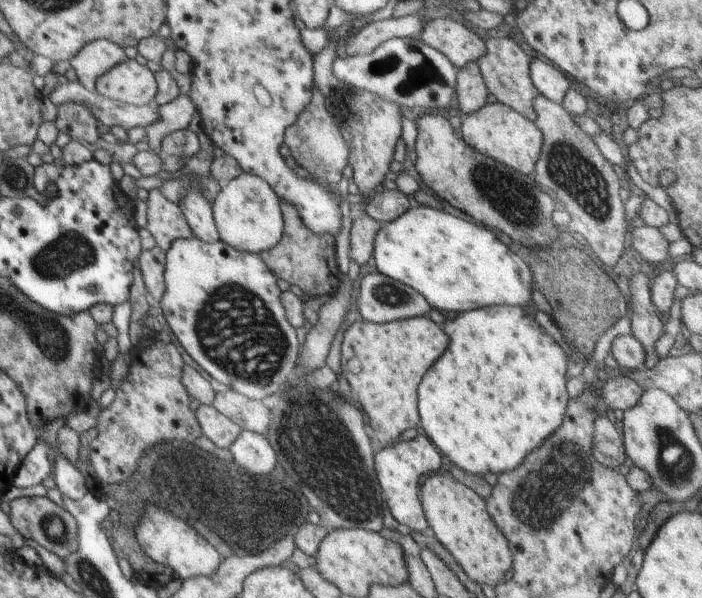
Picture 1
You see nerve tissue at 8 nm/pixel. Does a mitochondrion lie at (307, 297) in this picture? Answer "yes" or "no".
no

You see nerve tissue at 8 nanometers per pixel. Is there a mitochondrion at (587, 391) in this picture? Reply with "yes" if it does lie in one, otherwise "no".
no

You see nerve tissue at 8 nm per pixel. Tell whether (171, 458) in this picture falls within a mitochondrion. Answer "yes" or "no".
yes

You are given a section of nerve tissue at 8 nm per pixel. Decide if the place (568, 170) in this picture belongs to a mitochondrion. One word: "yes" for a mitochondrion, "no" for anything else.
yes

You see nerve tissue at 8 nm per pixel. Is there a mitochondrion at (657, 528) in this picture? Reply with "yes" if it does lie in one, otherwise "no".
no

